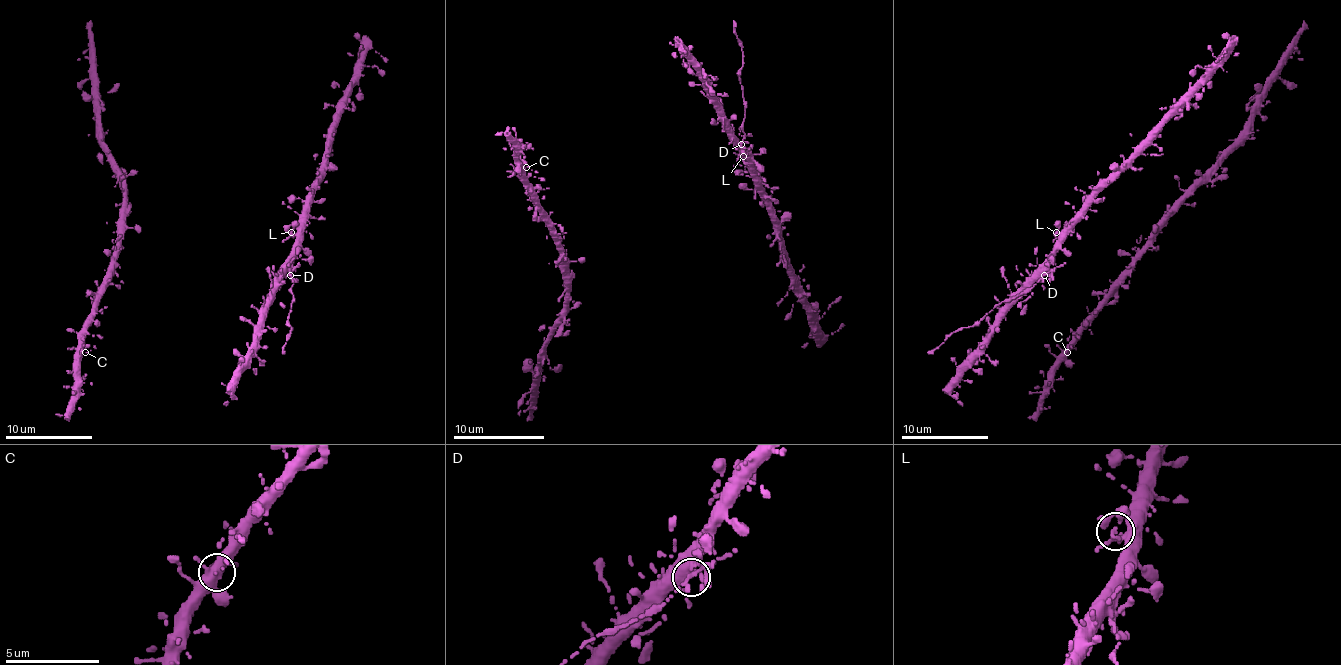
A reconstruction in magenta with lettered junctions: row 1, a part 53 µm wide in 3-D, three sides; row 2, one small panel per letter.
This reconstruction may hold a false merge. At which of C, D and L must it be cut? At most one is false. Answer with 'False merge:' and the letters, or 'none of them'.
False merge: none of them

